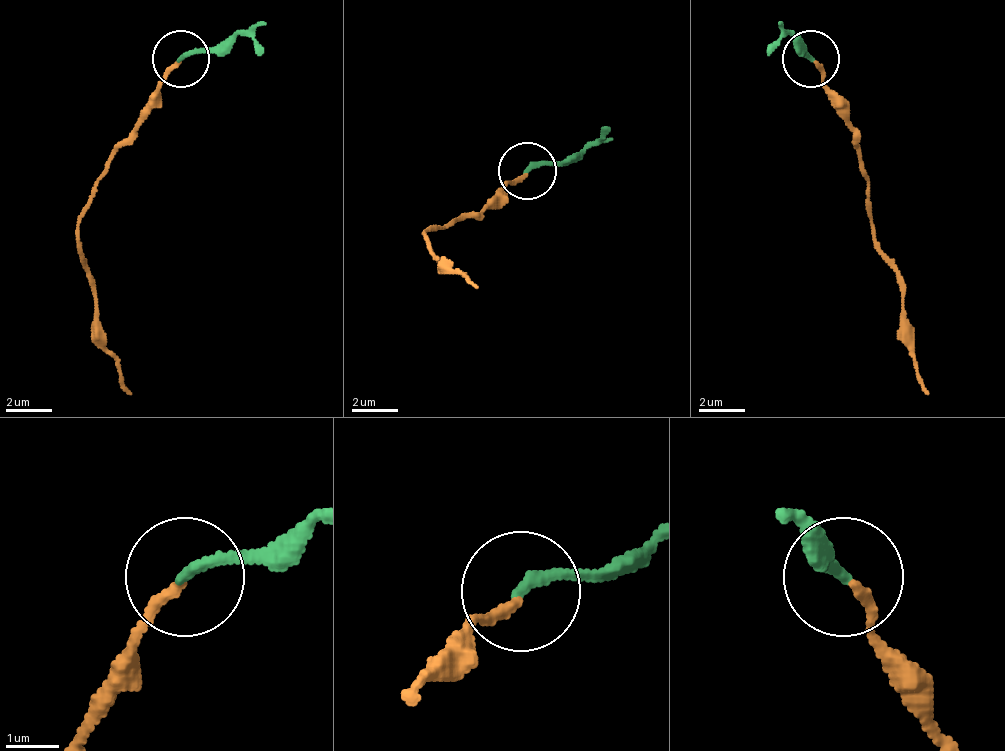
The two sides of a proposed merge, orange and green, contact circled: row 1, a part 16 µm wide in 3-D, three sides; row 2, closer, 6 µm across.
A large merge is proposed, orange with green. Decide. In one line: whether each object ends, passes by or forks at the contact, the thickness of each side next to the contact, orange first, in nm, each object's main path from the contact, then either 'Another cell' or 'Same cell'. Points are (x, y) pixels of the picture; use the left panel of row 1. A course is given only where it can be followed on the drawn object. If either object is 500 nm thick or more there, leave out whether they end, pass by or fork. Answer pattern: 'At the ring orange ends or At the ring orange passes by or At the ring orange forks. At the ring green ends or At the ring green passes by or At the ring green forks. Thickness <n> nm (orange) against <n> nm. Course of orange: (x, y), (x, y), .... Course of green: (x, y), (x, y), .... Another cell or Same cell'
At the ring orange ends. At the ring green ends. Thickness 190 nm (orange) against 240 nm. Course of orange: (182, 63), (113, 155), (79, 223), (79, 263), (96, 286), (96, 343), (130, 395). Course of green: (182, 57), (222, 52), (245, 34), (262, 57). Same cell

